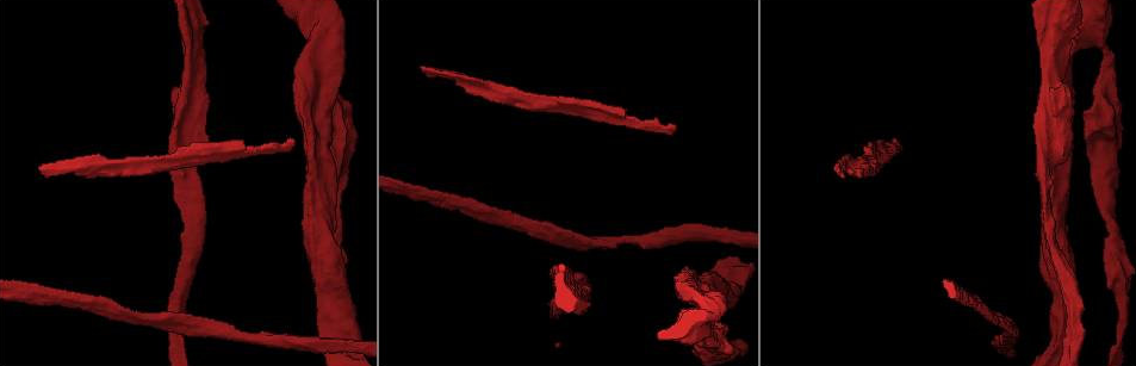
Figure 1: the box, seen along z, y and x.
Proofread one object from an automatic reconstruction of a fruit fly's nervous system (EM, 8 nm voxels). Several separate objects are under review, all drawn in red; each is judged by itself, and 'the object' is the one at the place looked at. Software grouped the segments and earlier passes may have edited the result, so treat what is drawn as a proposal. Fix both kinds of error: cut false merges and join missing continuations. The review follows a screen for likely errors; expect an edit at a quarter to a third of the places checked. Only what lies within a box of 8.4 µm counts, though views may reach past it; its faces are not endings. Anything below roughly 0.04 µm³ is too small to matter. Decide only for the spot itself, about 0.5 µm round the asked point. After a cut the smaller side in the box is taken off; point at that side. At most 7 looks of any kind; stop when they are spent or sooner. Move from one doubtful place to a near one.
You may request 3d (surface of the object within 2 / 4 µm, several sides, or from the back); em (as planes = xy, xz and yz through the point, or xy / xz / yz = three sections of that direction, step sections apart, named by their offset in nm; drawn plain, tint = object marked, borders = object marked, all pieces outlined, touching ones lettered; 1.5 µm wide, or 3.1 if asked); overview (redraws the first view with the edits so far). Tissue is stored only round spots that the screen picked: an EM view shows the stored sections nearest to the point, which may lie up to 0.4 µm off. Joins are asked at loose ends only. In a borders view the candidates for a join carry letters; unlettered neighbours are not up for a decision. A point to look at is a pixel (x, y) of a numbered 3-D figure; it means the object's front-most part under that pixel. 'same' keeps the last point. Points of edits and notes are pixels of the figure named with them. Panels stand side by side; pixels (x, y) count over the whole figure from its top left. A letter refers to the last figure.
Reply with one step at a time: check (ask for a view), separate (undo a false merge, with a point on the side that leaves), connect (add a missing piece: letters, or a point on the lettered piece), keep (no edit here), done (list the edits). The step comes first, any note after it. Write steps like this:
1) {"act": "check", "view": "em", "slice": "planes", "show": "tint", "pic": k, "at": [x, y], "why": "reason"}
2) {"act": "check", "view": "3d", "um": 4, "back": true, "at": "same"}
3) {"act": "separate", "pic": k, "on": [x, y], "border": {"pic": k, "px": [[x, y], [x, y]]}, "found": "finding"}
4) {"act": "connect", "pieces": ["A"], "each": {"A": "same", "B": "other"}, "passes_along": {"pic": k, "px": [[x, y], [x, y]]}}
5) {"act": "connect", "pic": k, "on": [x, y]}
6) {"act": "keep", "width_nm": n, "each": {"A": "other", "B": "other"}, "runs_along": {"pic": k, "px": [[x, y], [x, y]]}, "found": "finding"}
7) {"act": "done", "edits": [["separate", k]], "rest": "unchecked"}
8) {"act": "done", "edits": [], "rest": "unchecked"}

{"act": "check", "view": "em", "slice": "xy", "step": 8, "show": "tint", "pic": 1, "at": [695, 271], "why": "stops while still wide"}

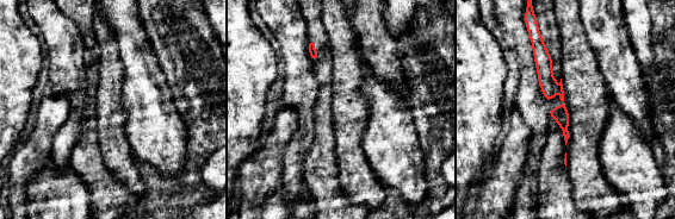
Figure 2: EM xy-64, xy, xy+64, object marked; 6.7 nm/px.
{"act": "check", "view": "em", "slice": "planes", "show": "borders", "at": "same"}

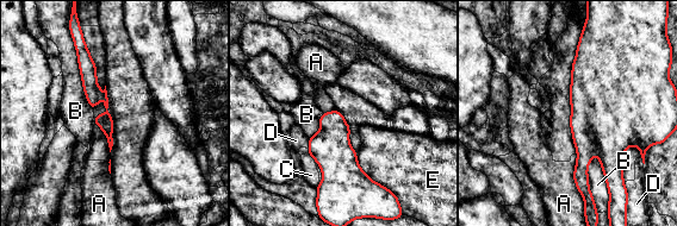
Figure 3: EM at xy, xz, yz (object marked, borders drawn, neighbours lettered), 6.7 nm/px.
{"act": "keep", "each": {"A": "other", "B": "other", "C": "other", "D": "other", "E": "other"}, "runs_along": {"pic": 3, "px": [[85, 50], [89, 86], [106, 105], [109, 133]]}, "found": "no lettered piece goes on from it"}

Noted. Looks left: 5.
{"act": "check", "view": "em", "slice": "planes", "show": "borders", "pic": 1, "at": [289, 140], "why": "tapers out"}

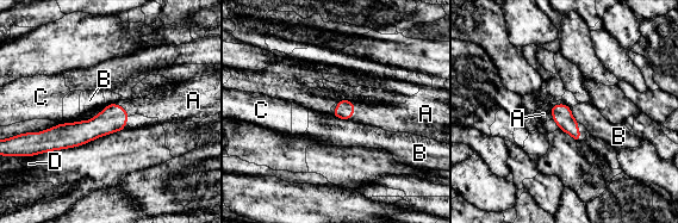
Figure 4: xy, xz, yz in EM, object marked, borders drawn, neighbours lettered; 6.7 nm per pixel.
{"act": "connect", "pieces": ["A"], "width_nm": 120, "each": {"A": "same", "B": "other", "C": "other", "D": "other"}, "found": "it goes on there"}

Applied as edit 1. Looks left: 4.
{"act": "check", "view": "overview", "why": "see it whole again"}

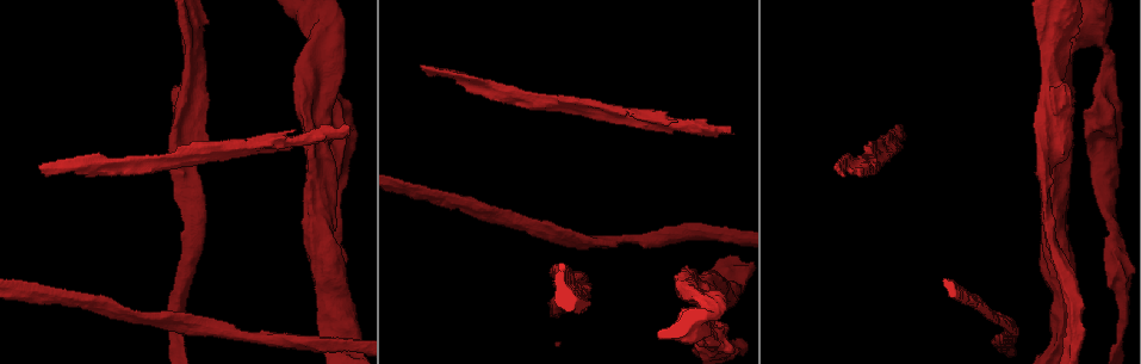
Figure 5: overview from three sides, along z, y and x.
{"act": "check", "view": "3d", "um": 4, "pic": 5, "at": [97, 153], "why": "branch stops here"}

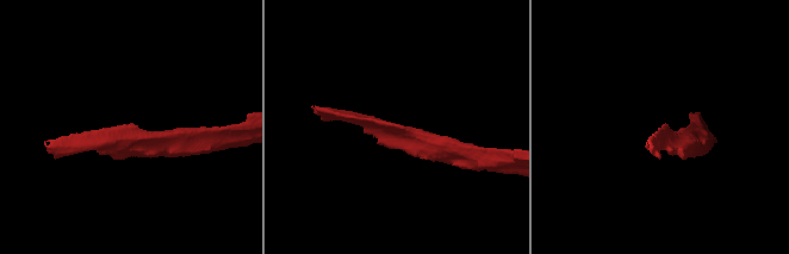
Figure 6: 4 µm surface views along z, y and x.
{"act": "check", "view": "em", "slice": "planes", "show": "borders", "pic": 6, "at": [131, 126], "why": "shape alone is not enough"}

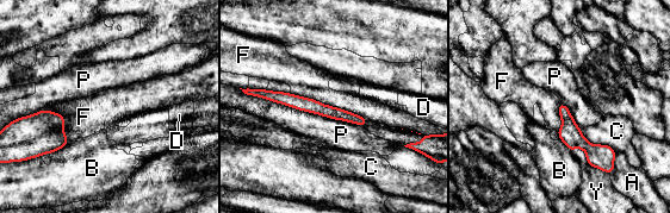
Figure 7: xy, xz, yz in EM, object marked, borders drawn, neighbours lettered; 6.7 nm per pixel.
{"act": "keep", "longest_contact_nm": ["P", 800], "each": {"A": "other", "B": "other", "C": "other", "D": "other", "F": "other", "P": "other", "Y": "other"}, "border": {"pic": 7, "px": [[253, 95], [357, 123], [364, 127]]}, "found": "no lettered piece goes on from it"}

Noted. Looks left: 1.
{"act": "done", "edits": [["connect", 4]], "rest": "unchecked"}

